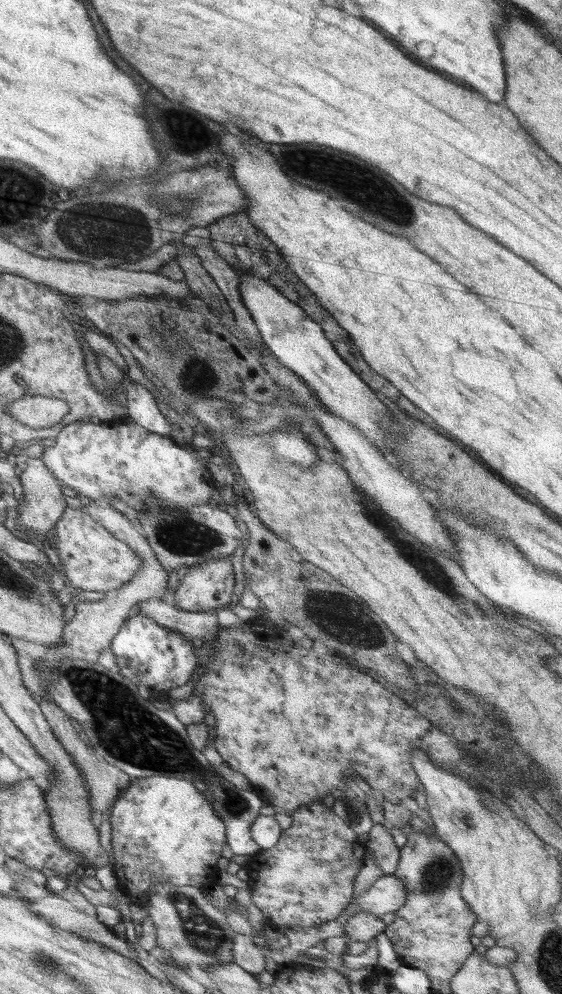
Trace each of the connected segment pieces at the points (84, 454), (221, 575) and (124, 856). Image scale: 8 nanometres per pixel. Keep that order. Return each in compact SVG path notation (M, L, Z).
M126 417L114 420L102 420L101 424L76 422L66 426L51 442L47 442L41 460L47 468L62 480L66 486L76 492L109 504L110 498L122 498L137 512L146 510L146 498L158 500L158 504L166 504L166 508L182 508L190 510L194 506L207 504L212 496L214 479L207 466L196 456L177 444L170 436L158 435L146 431L146 428L135 424Z
M216 557L183 571L180 581L181 584L174 592L174 606L184 611L206 612L209 608L218 608L230 602L236 578L228 557Z
M166 775L131 778L129 785L116 797L111 807L110 824L118 889L126 897L132 898L132 902L138 902L140 894L149 893L155 884L161 882L201 889L216 882L218 860L227 843L225 824L217 817L215 802L208 801L192 781Z

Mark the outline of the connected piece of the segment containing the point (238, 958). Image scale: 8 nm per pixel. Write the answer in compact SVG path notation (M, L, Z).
M235 934L231 954L234 963L255 976L264 972L268 965L262 946L256 945L254 940L248 936Z

